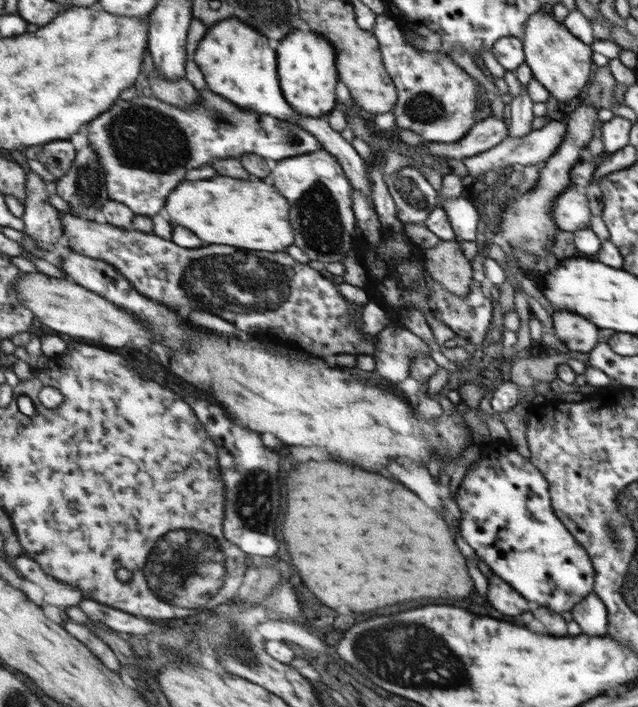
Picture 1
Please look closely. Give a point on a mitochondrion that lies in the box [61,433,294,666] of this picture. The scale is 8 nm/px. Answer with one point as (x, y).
(187, 568)

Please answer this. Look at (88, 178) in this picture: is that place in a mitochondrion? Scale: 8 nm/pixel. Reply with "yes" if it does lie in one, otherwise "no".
yes

